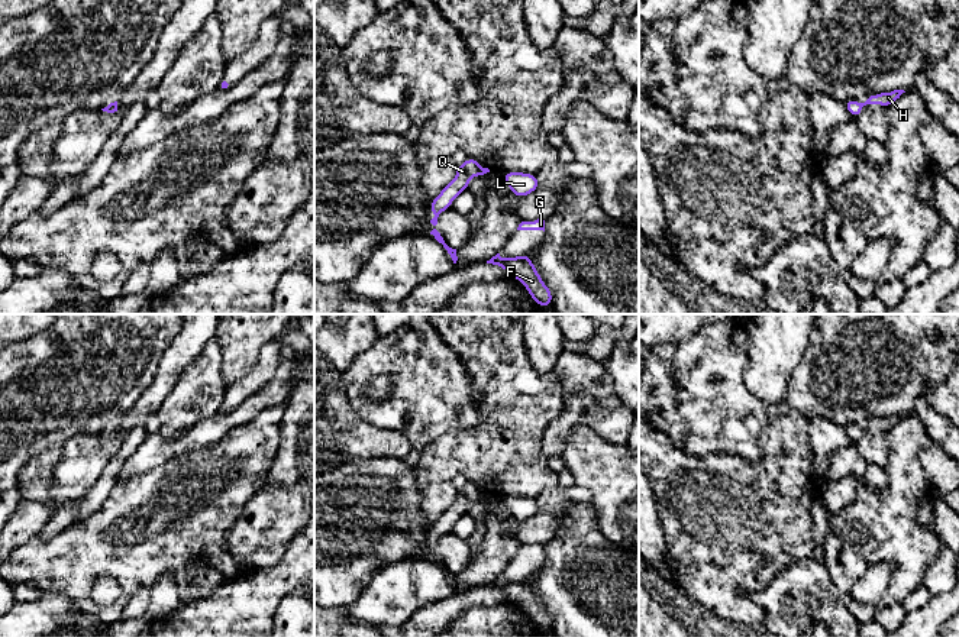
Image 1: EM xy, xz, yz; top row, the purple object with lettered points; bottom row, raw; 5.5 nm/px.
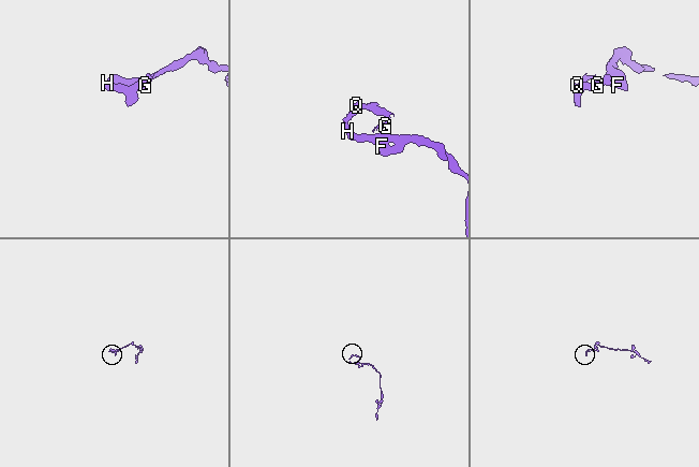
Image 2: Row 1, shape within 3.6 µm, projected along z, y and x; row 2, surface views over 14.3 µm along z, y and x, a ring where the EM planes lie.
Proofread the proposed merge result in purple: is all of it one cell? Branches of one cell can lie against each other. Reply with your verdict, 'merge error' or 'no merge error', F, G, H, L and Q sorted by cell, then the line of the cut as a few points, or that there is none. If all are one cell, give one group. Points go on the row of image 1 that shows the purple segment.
no merge error; F G H L Q; no cut

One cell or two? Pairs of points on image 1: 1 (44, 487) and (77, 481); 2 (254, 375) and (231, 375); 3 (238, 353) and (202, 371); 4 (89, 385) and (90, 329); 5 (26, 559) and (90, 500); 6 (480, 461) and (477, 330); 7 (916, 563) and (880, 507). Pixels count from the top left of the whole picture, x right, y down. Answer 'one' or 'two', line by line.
1: two
2: two
3: two
4: one
5: two
6: one
7: one

